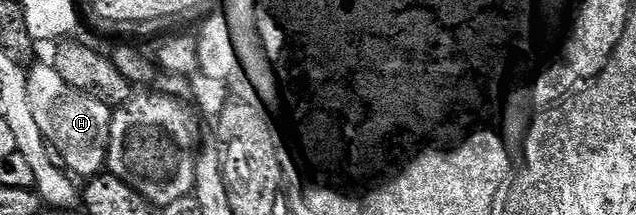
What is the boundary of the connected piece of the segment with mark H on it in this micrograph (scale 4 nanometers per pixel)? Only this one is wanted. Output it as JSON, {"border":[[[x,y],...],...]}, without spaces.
{"border":[[[34,65],[28,68],[26,83],[31,113],[56,158],[74,176],[92,177],[102,174],[107,167],[111,109],[67,85],[67,81],[63,81],[63,77],[59,77],[59,73],[51,65]]]}

